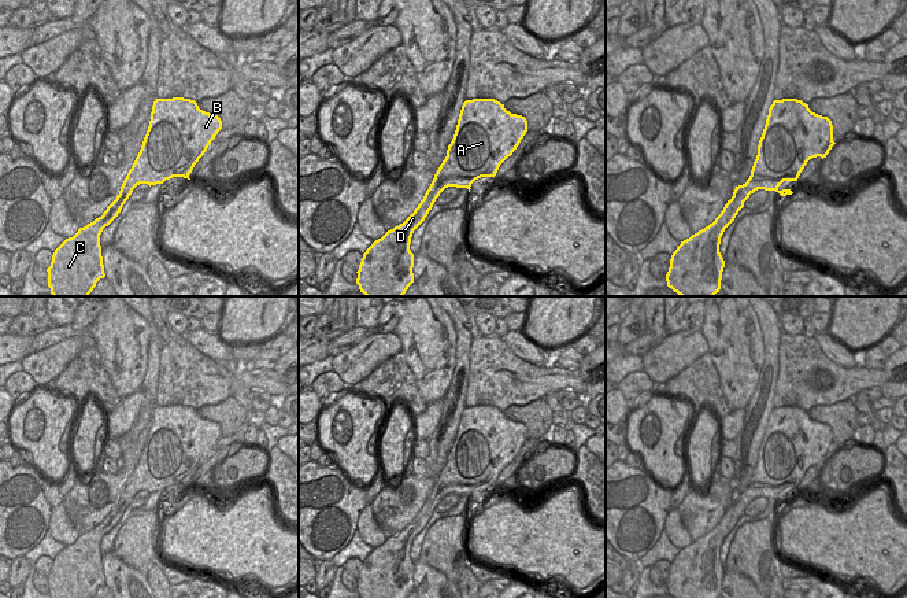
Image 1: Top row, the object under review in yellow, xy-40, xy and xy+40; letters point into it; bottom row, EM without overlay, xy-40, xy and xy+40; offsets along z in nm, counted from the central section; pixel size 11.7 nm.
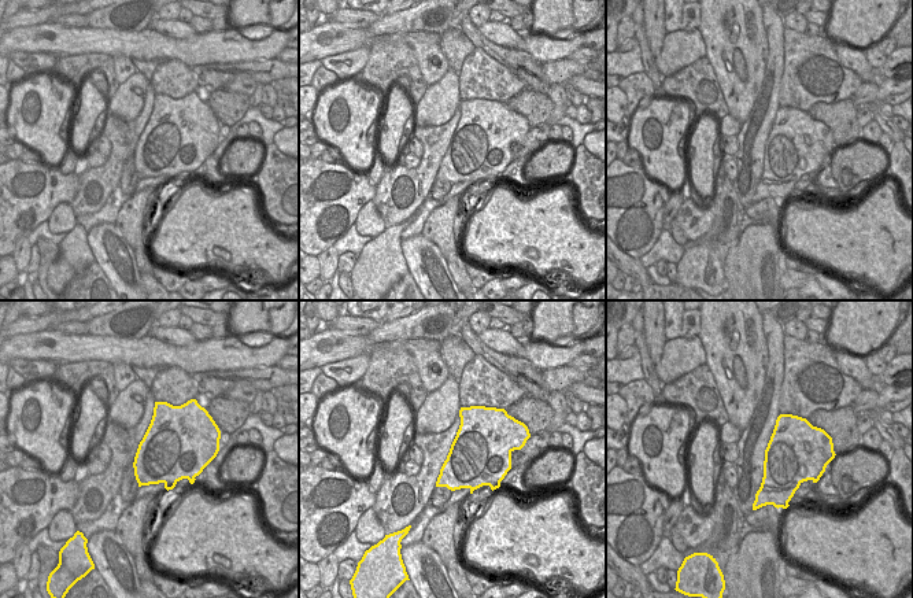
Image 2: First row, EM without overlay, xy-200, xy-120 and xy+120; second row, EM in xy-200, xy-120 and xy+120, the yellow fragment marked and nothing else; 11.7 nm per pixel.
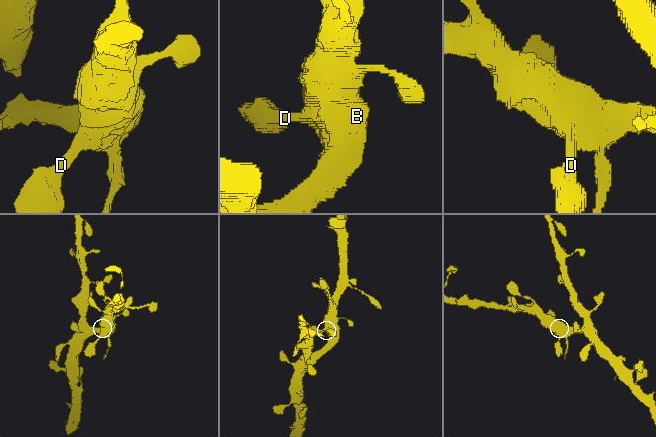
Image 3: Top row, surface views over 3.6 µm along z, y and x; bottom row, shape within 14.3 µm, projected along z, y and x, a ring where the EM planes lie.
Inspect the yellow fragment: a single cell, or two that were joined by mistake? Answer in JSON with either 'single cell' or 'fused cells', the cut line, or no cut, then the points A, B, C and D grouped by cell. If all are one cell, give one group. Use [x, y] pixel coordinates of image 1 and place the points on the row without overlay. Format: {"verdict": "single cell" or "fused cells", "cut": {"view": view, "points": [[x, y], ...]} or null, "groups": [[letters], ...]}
{"verdict": "single cell", "cut": null, "groups": [["A", "B", "C", "D"]]}

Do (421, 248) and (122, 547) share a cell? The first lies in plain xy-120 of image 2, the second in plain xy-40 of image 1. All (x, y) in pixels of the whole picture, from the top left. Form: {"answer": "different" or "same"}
{"answer": "different"}

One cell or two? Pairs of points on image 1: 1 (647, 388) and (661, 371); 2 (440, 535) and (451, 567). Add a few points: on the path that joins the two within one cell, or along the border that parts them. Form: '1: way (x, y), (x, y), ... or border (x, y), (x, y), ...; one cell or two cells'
1: border (643, 371), (655, 384); two cells
2: way (445, 543), (445, 550), (451, 558); one cell

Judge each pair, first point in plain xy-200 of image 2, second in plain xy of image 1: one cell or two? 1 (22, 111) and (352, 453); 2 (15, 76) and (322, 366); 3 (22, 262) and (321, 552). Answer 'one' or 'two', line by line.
1: one
2: two
3: two

